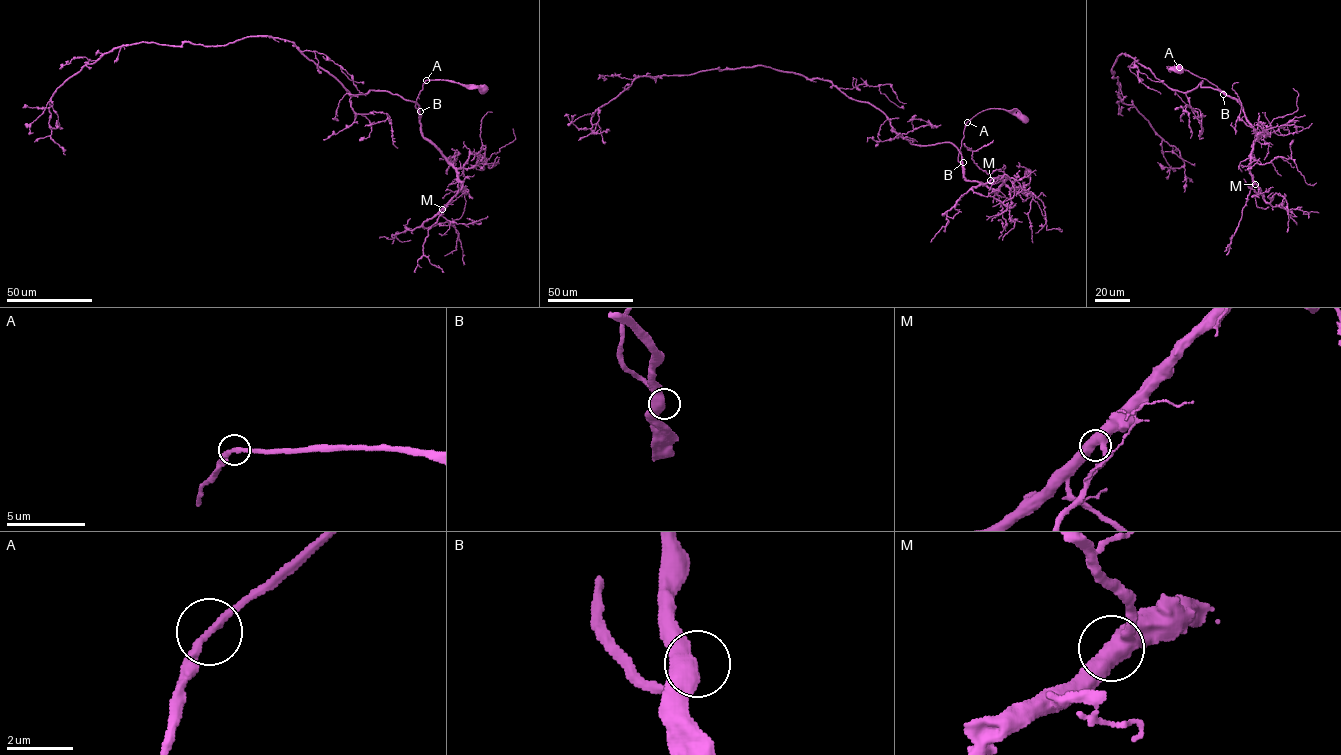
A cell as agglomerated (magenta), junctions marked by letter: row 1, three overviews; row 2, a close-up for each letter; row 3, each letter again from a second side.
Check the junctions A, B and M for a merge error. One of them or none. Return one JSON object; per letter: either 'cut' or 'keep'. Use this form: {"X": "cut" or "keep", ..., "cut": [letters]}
{"A": "keep", "B": "keep", "M": "keep", "cut": []}

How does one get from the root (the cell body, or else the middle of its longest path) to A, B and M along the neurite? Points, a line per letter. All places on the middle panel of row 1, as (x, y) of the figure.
A: (1022, 119), (1004, 109), (989, 108), (967, 122)
B: (1022, 119), (1001, 109), (988, 108), (977, 113), (966, 123), (958, 157), (958, 161), (963, 162)
M: (1022, 119), (1004, 109), (988, 108), (966, 123), (958, 157), (963, 175), (994, 189), (1008, 178), (990, 180)

